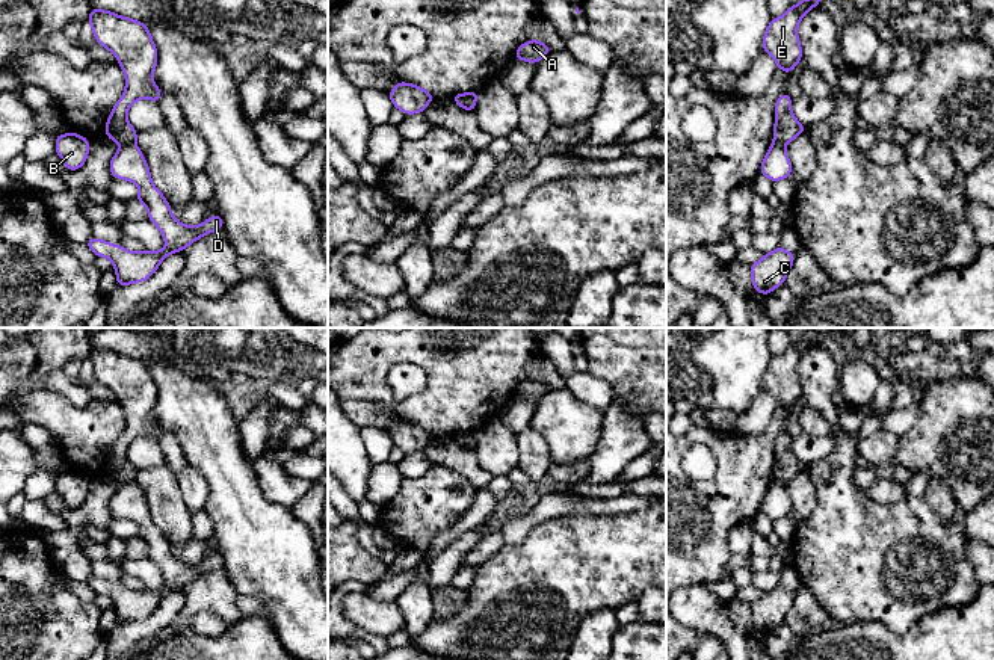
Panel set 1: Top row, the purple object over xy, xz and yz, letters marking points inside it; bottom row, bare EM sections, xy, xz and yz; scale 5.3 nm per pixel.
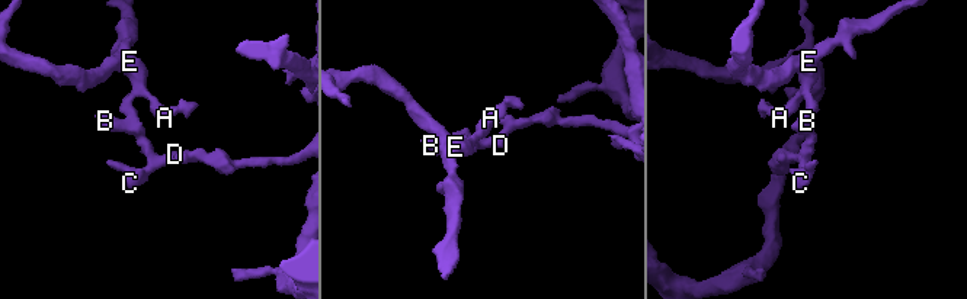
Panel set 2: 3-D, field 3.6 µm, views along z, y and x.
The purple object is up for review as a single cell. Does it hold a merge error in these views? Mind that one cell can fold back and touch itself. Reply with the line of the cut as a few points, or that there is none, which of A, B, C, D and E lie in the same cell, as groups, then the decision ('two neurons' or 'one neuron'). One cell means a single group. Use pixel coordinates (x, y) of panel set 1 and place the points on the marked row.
cut xy (133, 142), (120, 145); groups A E / B C D; two neurons

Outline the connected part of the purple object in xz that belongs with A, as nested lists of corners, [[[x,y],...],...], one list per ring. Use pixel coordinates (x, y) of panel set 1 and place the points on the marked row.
[[[530,39],[518,47],[514,59],[538,63],[547,53],[550,53],[548,45],[541,41]]]

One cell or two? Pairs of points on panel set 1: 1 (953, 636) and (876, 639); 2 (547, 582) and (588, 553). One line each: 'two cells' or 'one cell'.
1: one cell
2: one cell

